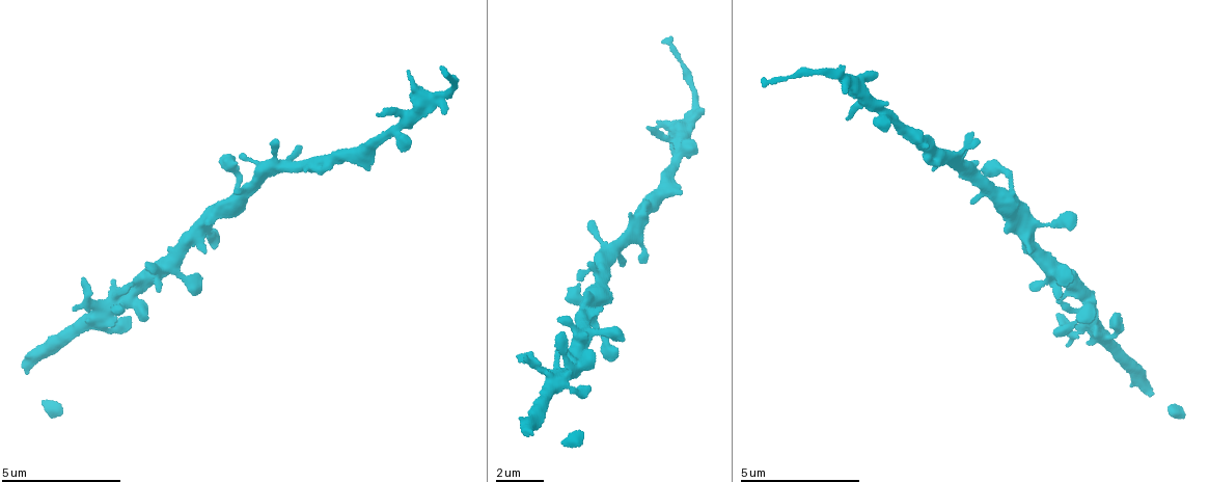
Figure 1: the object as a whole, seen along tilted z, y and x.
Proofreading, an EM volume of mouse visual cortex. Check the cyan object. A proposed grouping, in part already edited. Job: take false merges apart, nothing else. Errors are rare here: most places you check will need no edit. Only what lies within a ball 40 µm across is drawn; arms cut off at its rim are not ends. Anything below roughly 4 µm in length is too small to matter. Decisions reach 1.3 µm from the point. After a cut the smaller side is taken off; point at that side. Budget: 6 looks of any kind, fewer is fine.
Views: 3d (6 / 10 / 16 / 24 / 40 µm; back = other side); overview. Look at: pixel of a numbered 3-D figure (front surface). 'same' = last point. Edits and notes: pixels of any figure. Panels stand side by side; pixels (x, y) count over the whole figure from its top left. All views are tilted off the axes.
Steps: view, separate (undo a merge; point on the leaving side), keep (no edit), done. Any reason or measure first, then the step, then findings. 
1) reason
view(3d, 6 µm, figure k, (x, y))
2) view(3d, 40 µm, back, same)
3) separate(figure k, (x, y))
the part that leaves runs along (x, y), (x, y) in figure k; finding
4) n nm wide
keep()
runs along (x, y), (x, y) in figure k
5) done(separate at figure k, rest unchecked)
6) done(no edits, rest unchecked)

sudden change in width
view(3d, 6 µm, figure 1, (344, 153))

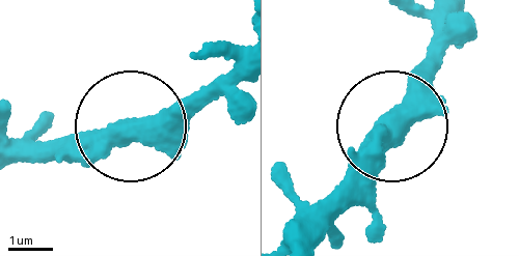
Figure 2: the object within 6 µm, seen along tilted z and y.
keep()
continuous, no second neuron

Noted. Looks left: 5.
sudden change in width
view(3d, 6 µm, figure 1, (696, 98))

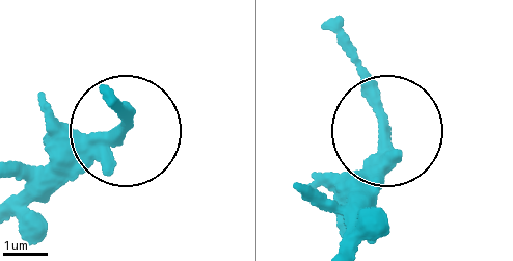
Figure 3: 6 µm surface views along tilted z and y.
240 nm wide
keep()
runs along (340, 241), (350, 194), (381, 154), (385, 116), (338, 40) in figure 3; one neuron here

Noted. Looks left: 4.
three-way junction
view(3d, 10 µm, figure 1, (1012, 196))

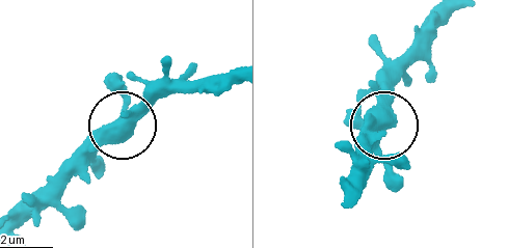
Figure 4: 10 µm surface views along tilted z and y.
keep()
one neuron here

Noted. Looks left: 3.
done(no edits, rest unchecked)

